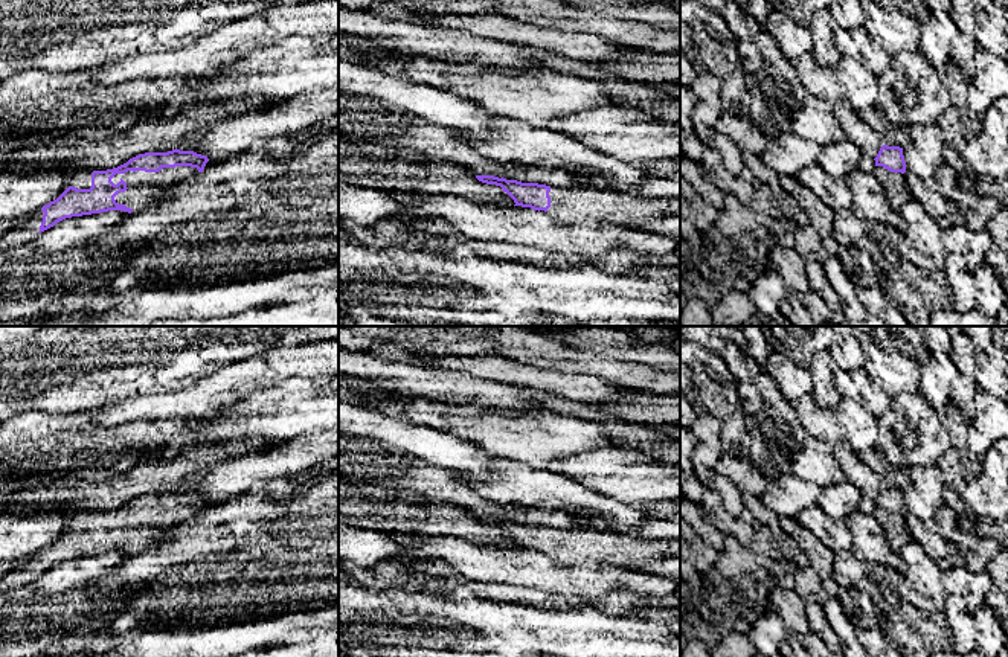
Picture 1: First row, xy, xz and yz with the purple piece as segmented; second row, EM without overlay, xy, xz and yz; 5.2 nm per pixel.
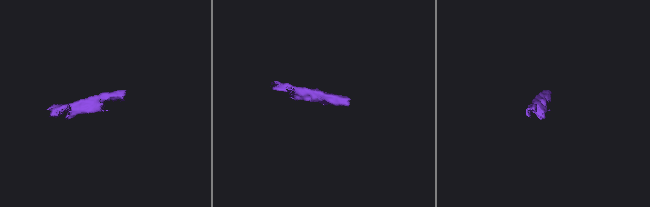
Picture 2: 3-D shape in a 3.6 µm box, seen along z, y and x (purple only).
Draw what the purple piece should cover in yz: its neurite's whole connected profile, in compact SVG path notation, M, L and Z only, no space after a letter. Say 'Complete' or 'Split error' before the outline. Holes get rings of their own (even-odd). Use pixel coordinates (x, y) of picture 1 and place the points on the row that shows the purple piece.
Split error. M883 145L874 160L874 175L883 184L891 207L898 212L912 198L906 187L903 148Z

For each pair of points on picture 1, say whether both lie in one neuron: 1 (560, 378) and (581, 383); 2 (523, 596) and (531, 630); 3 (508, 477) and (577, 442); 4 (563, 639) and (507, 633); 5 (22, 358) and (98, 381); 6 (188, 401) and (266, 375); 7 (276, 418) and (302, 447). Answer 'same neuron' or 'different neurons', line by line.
1: same neuron
2: different neurons
3: different neurons
4: same neuron
5: same neuron
6: same neuron
7: different neurons

